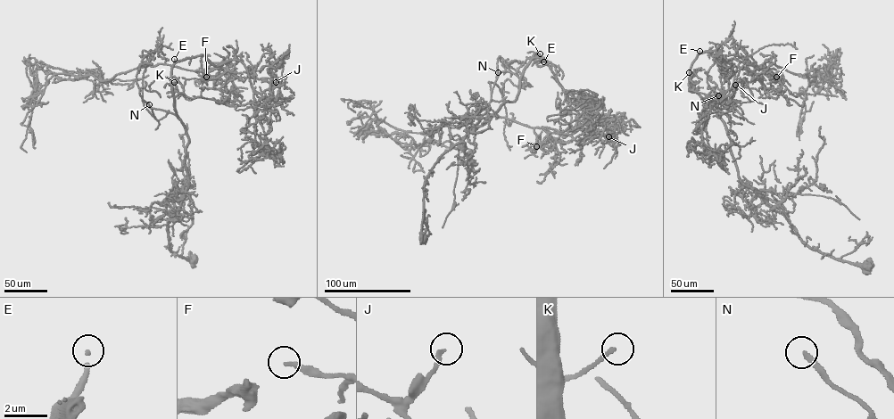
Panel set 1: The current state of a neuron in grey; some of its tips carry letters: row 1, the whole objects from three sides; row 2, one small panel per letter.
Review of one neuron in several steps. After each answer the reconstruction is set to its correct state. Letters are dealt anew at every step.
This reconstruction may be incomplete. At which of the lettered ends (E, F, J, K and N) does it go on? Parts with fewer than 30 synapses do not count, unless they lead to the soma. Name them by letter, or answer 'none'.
E, N

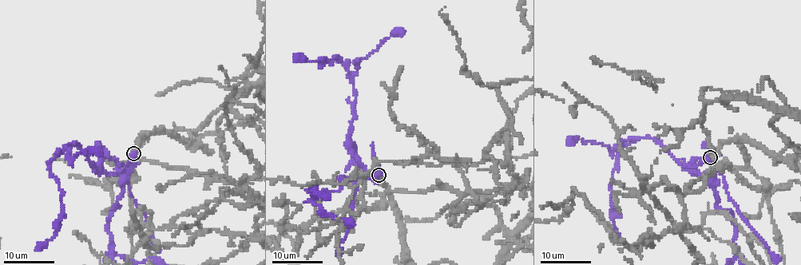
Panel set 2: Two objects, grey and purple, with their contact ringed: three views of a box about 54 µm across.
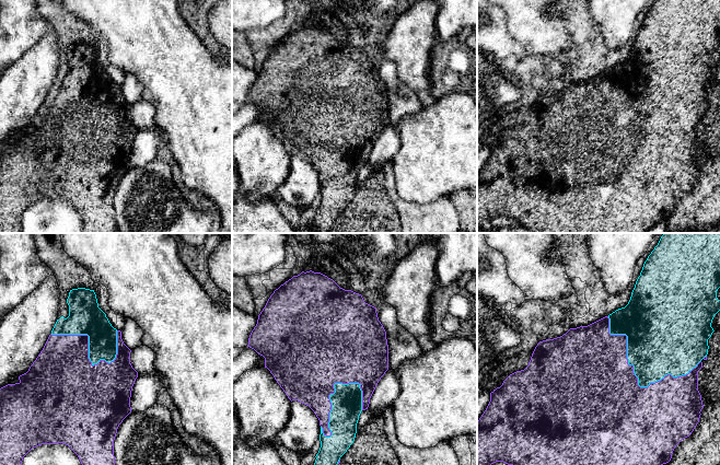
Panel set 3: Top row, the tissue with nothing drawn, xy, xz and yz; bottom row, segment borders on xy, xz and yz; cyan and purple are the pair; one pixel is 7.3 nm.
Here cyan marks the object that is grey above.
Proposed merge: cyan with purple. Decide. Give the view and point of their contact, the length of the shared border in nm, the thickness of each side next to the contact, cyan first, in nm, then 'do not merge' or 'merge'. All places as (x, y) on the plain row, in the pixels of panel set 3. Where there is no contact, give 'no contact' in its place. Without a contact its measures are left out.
meets cyan in yz at (635, 129); contact 750 nm long; 420 nm thick on the cyan side, 500 nm on the other; merge

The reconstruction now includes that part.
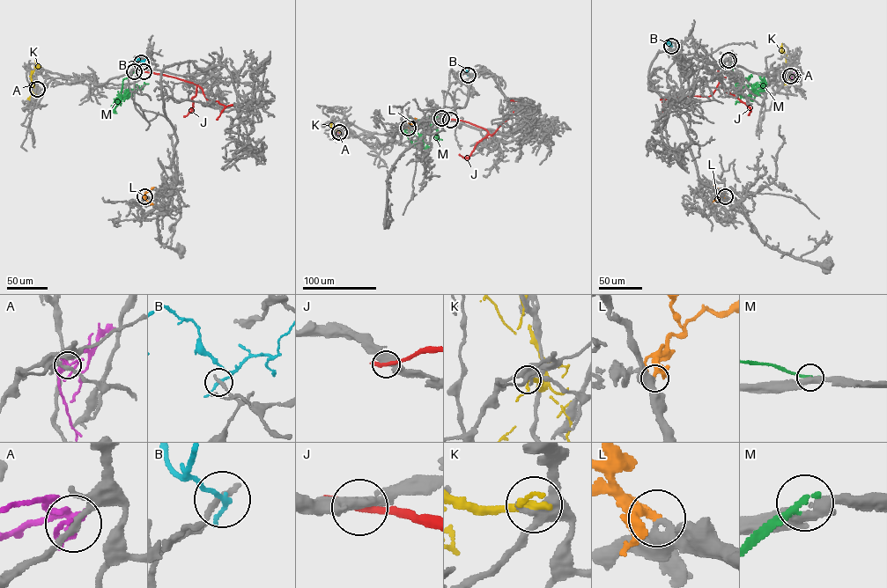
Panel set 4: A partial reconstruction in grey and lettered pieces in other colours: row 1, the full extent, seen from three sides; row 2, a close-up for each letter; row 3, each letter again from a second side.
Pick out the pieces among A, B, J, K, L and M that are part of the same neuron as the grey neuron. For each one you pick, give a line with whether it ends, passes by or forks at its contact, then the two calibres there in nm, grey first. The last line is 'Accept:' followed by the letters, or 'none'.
L: it passes by | 320/240 nm
Accept: L

